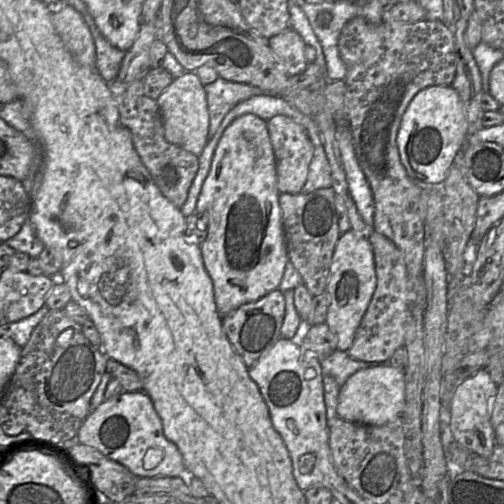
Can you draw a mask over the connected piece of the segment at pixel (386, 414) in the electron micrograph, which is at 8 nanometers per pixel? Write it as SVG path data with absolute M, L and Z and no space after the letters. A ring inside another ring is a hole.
M373 365L358 370L340 387L337 414L348 422L382 426L401 415L404 404L404 370L389 365Z

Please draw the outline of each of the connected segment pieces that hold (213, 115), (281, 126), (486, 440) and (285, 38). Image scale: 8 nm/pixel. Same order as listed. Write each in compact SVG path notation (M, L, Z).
M218 77L205 85L209 115L209 139L217 132L225 115L238 103L264 92L255 86L227 81Z
M285 115L267 121L276 160L277 188L280 193L301 193L313 157L313 144L305 128Z
M485 368L479 369L457 386L451 401L449 430L454 440L481 457L489 457L495 446L491 406L497 388L498 385L491 379L488 371Z
M292 28L269 38L267 43L289 76L301 74L309 64L305 59L306 44Z

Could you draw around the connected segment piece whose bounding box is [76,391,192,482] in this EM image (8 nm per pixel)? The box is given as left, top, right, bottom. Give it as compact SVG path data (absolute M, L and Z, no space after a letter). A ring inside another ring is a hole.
M123 391L117 397L104 400L85 418L76 439L124 465L137 477L180 477L187 482L192 476L178 447L164 435L162 421L144 391Z

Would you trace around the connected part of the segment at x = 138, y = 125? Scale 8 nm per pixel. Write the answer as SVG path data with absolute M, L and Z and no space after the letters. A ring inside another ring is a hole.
M115 79L108 84L117 104L120 123L130 132L134 148L142 163L161 193L180 209L187 199L188 190L198 170L198 156L166 140L159 107L155 100L145 95L143 80L124 83Z

